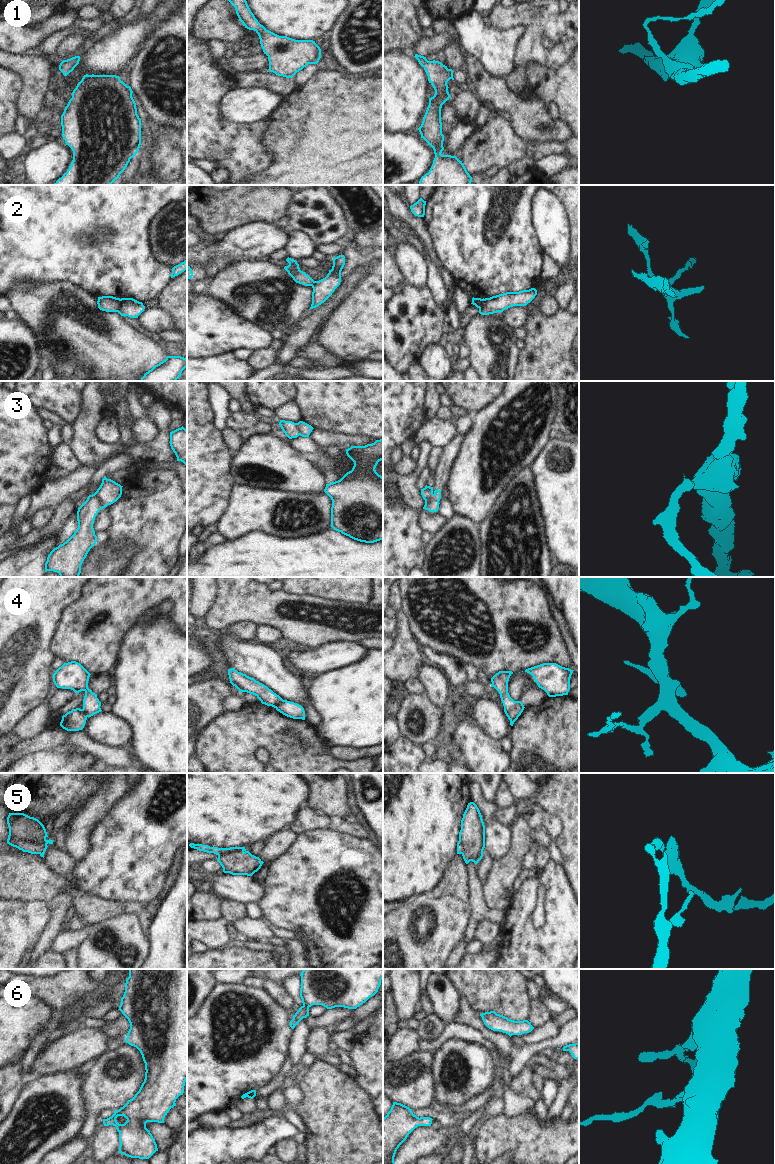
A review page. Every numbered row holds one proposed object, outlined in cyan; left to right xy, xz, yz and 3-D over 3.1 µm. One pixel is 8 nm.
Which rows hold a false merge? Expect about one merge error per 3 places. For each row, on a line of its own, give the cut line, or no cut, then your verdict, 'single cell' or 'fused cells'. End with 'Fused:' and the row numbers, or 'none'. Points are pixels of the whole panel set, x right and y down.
1: no cut | single cell
2: xy (120, 299), (120, 307), (116, 311) | fused cells
3: xy (94, 493), (104, 507) | fused cells
4: xz (283, 700), (274, 707) | fused cells
5: xy (9, 832), (15, 837), (31, 839), (46, 844) | fused cells
6: no cut | single cell
Fused: 2, 3, 4, 5

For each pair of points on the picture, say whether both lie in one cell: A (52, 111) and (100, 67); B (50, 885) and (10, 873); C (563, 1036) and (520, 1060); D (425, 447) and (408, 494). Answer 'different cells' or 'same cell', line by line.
A: same cell
B: same cell
C: same cell
D: same cell

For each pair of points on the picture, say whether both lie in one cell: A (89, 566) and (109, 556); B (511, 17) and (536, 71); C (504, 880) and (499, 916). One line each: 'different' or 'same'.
A: same
B: different
C: different

